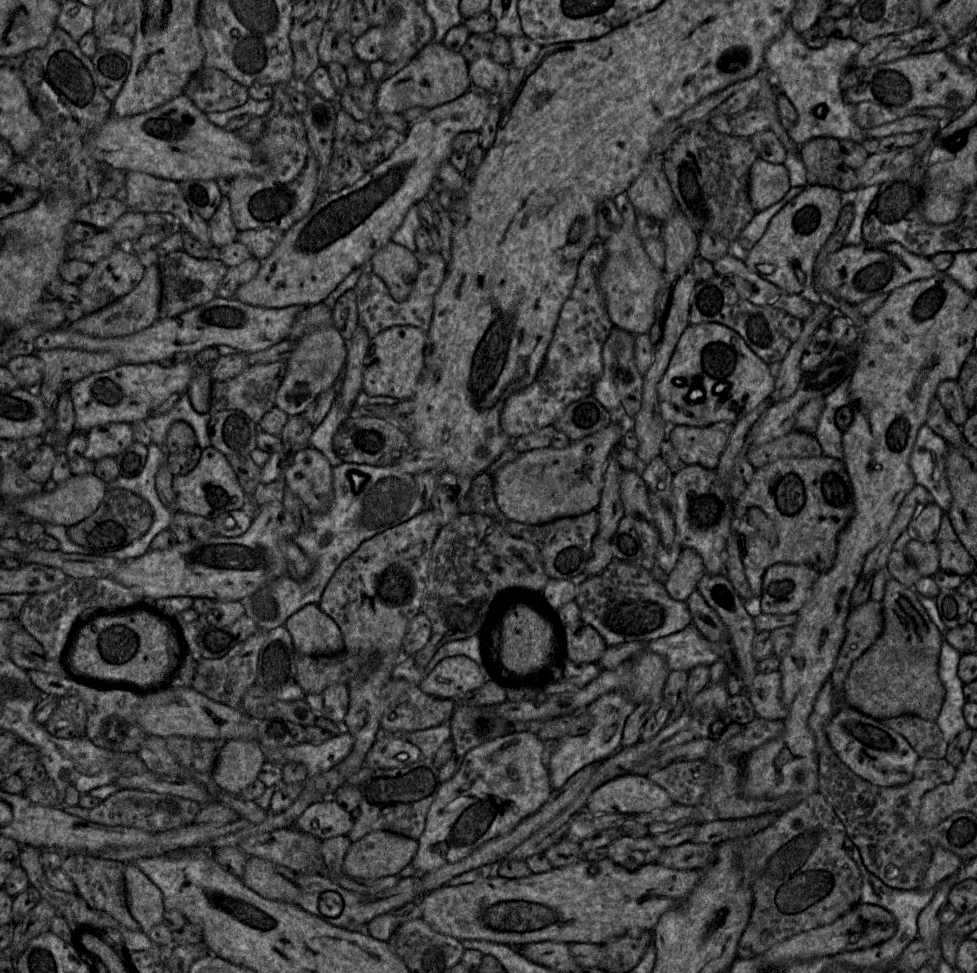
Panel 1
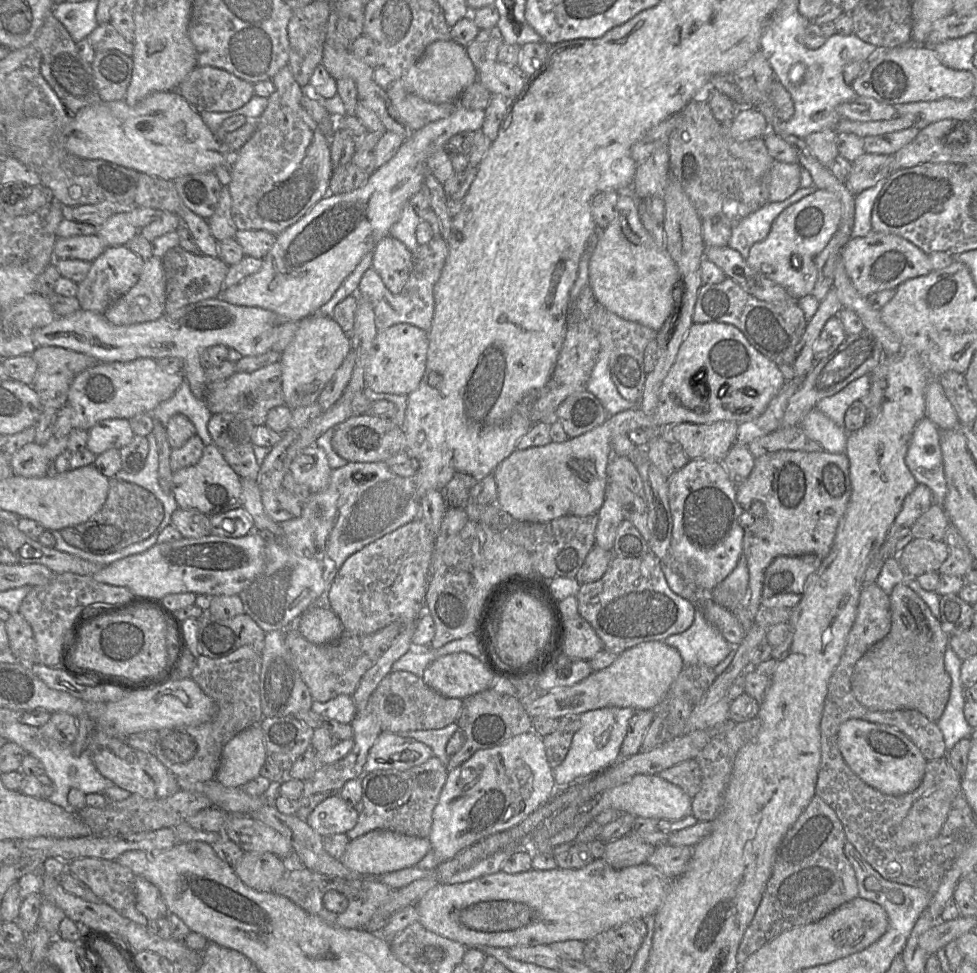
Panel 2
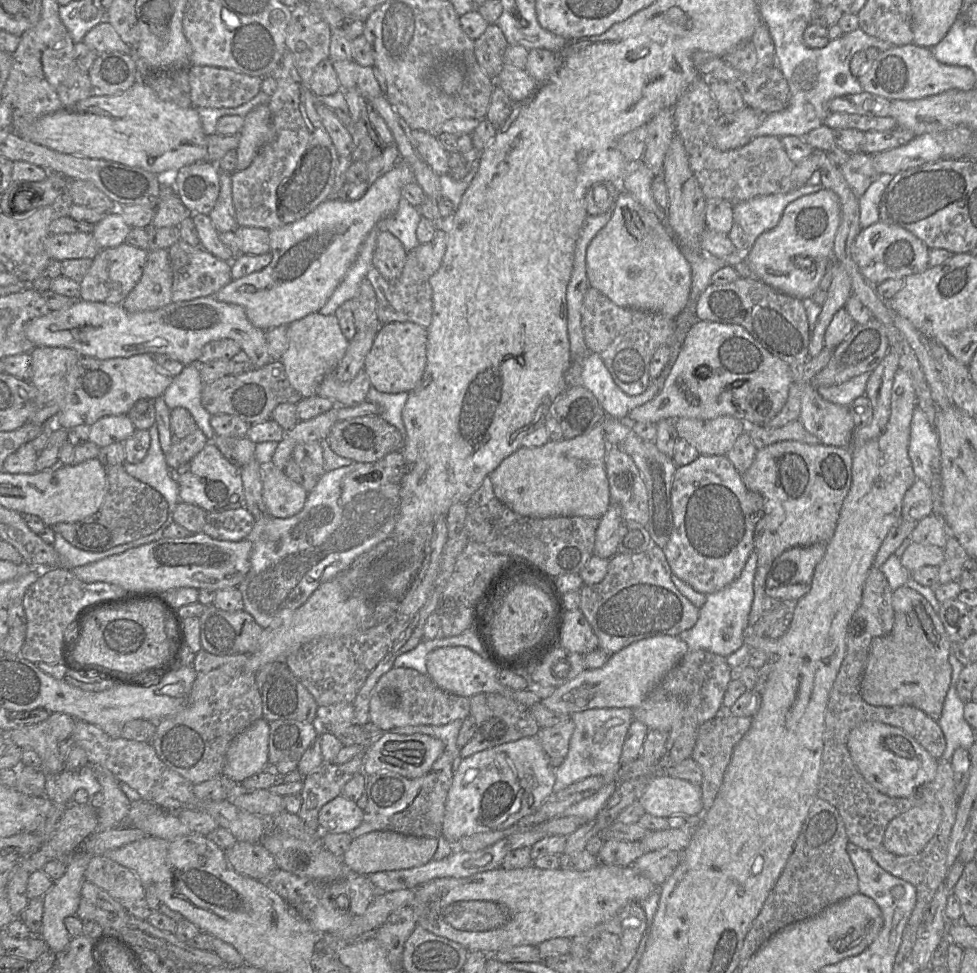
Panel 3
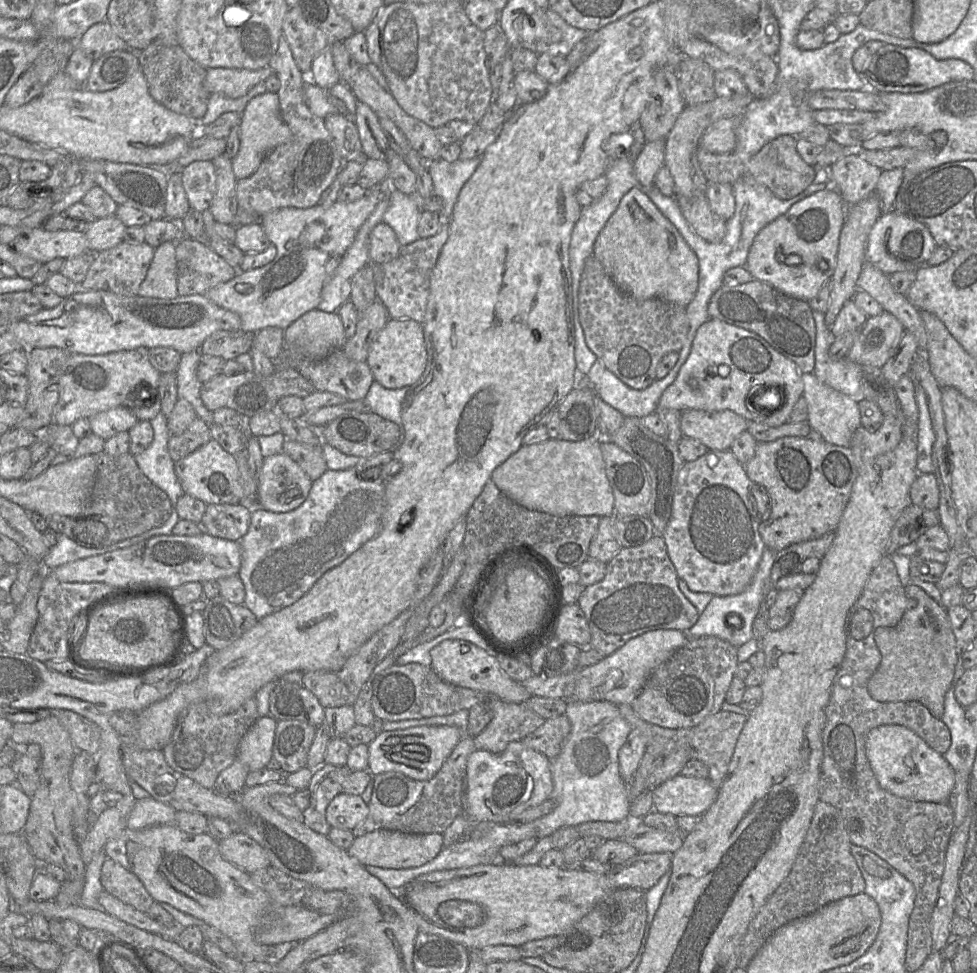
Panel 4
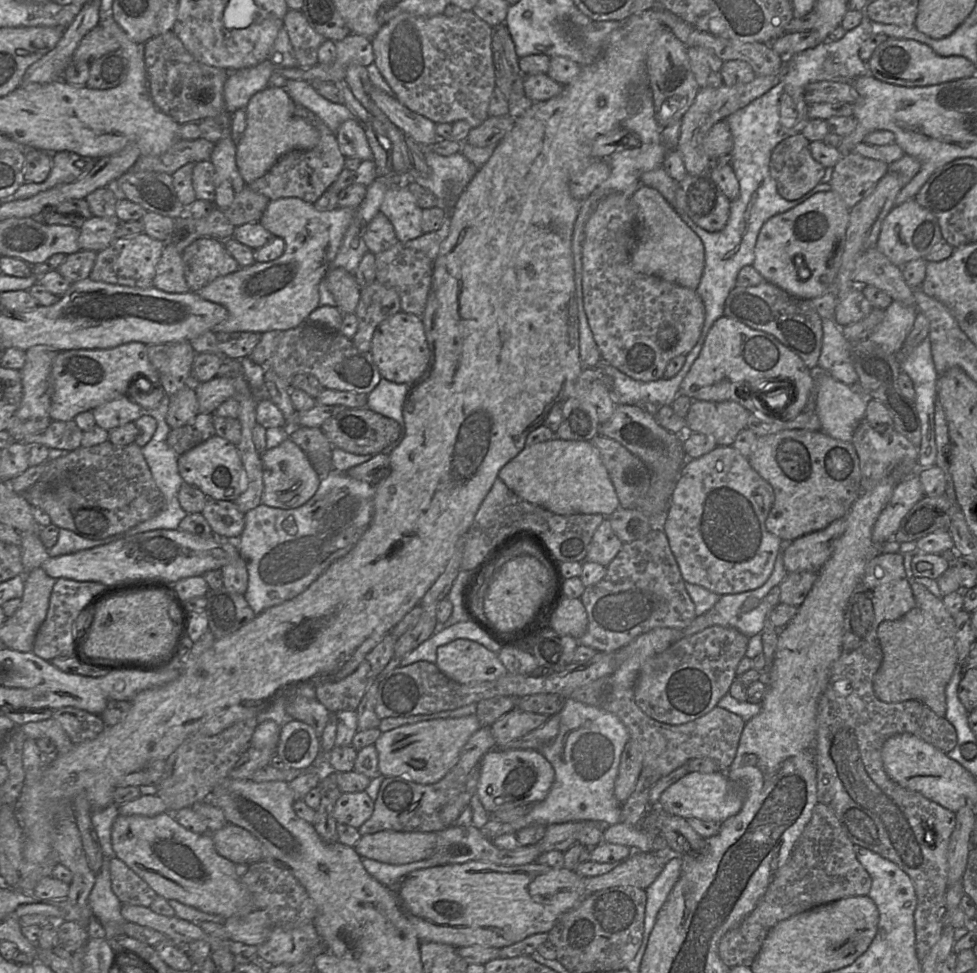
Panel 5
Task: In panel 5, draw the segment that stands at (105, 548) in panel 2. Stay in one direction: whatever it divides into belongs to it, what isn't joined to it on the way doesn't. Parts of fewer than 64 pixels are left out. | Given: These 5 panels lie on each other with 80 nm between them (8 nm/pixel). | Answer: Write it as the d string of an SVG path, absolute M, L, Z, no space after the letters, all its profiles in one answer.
M109 440L91 447L80 446L64 455L51 457L40 479L23 495L32 506L45 511L56 527L70 530L89 540L101 540L124 533L155 516L165 505L164 496L153 480L142 454L142 447L135 442L117 446Z

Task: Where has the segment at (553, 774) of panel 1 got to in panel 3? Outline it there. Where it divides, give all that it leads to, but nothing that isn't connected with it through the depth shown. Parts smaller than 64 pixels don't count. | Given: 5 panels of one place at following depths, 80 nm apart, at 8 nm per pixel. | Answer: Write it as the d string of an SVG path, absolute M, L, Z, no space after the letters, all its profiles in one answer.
M595 708L571 714L575 729L569 743L568 753L562 764L555 769L553 793L590 776L602 776L607 784L592 796L570 806L561 816L578 816L586 821L596 817L616 790L616 773L620 768L620 756L628 729L634 720L633 709Z

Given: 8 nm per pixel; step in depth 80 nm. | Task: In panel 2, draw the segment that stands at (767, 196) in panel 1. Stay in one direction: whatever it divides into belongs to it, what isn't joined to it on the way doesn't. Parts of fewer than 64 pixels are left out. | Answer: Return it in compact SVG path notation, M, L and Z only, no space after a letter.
M774 161L767 175L770 202L785 200L800 188L801 169L798 162Z

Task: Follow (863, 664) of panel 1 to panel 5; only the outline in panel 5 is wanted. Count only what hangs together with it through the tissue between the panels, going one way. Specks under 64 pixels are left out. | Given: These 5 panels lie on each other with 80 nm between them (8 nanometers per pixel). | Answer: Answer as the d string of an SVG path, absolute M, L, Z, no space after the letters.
M911 582L915 606L897 620L884 621L877 629L881 645L882 664L873 678L875 696L886 703L917 700L928 706L938 716L946 713L946 686L957 664L958 650L954 616L946 609L942 598L932 594L924 585Z

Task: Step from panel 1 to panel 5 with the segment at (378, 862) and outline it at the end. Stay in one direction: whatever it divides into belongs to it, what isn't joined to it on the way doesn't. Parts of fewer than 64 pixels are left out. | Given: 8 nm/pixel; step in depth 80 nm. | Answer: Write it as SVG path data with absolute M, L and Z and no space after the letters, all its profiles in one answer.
M382 830L362 835L354 848L362 858L388 864L408 864L429 858L436 839L436 832Z

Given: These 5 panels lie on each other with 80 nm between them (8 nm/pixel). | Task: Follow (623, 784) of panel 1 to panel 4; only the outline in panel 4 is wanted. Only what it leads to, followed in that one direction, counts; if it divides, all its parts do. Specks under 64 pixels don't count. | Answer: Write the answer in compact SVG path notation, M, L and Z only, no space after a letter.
M677 775L653 789L653 811L676 817L703 815L715 801L718 789L708 778Z

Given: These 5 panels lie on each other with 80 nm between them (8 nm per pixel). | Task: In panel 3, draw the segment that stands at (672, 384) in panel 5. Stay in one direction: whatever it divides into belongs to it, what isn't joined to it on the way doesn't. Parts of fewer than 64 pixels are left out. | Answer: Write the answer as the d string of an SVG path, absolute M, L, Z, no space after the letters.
M590 353L583 363L581 385L594 395L605 416L620 420L659 394L672 367L668 365L662 370L642 394L629 396L615 384L601 357L597 353Z

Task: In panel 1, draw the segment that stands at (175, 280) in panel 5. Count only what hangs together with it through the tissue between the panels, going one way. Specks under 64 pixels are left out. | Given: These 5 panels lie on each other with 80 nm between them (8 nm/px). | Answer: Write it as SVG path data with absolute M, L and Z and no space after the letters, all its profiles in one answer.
M152 264L145 268L141 281L130 293L92 314L84 315L77 321L67 322L65 326L99 338L127 336L148 328L158 319L160 300L161 279L159 268L157 264Z

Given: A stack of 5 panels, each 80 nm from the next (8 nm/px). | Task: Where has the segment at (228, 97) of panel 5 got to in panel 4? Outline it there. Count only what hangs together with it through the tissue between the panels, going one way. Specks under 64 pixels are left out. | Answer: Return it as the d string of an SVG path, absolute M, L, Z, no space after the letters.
M260 82L251 88L247 94L236 99L228 98L225 95L219 93L212 94L208 102L207 112L199 121L200 130L214 122L224 113L235 112L242 114L252 98L264 94L265 92L267 92L265 82Z

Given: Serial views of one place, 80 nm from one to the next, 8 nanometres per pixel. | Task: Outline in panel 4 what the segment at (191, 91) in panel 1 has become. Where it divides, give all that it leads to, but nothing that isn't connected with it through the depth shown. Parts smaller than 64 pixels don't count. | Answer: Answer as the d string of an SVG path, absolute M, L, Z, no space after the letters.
M212 68L207 69L205 87L210 94L219 93L228 98L236 99L244 96L260 82L270 77L272 68L259 70Z

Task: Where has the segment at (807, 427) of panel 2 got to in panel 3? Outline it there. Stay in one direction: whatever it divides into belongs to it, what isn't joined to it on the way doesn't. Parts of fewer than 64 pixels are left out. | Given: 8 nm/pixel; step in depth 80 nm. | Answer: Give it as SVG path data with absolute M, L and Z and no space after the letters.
M810 382L803 384L798 421L824 445L850 447L855 425L849 408L823 399Z

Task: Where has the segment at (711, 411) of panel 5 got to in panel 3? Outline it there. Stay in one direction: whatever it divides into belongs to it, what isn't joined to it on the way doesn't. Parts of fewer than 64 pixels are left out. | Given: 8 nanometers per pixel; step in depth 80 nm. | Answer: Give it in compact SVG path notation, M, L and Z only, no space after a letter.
M724 415L713 419L679 418L674 420L679 439L684 439L700 455L726 455L748 425Z

